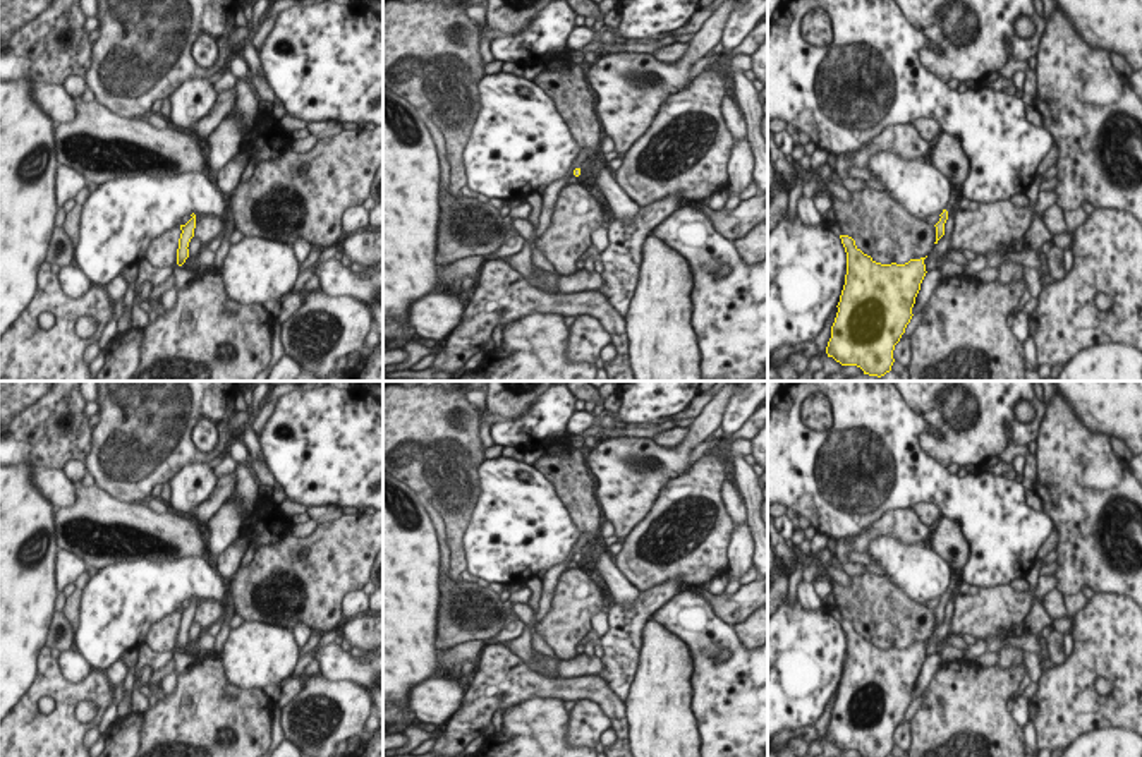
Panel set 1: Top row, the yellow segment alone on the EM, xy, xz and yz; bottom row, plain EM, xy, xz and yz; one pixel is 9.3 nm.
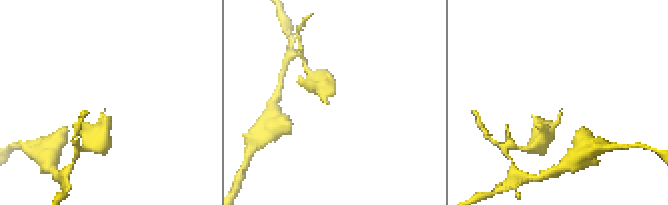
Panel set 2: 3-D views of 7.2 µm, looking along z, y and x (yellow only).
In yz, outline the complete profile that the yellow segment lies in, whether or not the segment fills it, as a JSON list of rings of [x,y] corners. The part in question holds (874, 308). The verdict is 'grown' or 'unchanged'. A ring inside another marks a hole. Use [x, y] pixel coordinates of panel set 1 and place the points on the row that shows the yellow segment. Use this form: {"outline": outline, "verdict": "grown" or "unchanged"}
{"outline": [[[852,237],[840,239],[847,275],[826,354],[841,366],[857,366],[864,374],[881,378],[891,371],[895,345],[914,316],[912,307],[927,273],[926,257],[881,264],[864,254]]], "verdict": "unchanged"}

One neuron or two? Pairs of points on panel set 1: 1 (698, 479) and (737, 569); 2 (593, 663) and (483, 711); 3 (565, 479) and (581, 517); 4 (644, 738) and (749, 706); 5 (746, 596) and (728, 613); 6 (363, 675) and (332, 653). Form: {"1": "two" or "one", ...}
{"1": "two", "2": "two", "3": "one", "4": "two", "5": "one", "6": "one"}

